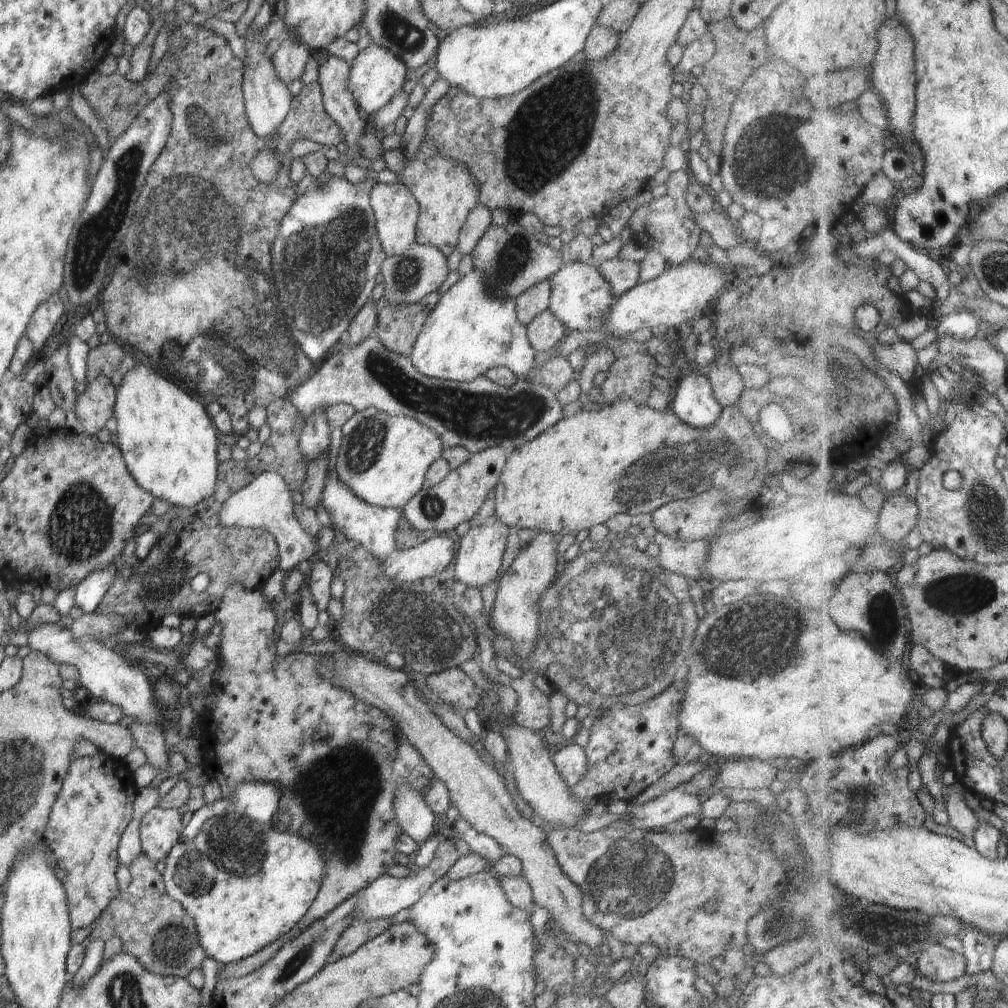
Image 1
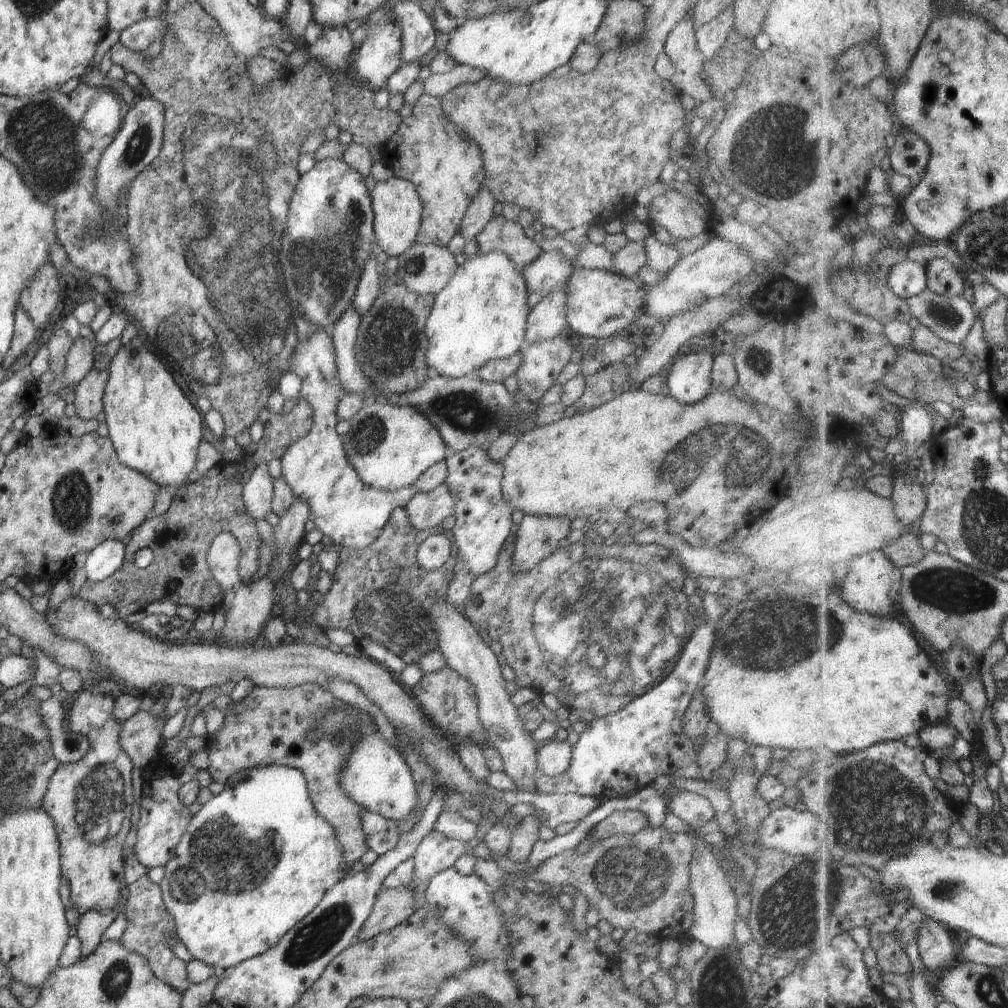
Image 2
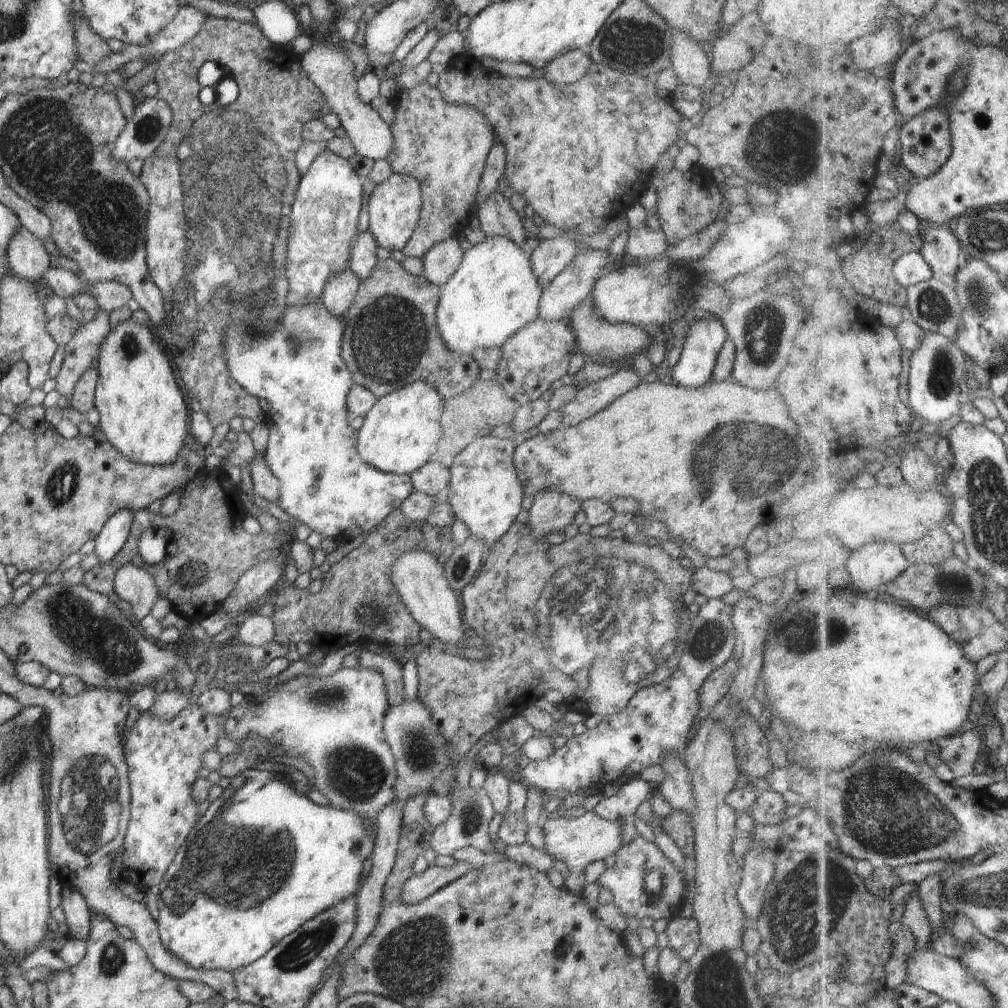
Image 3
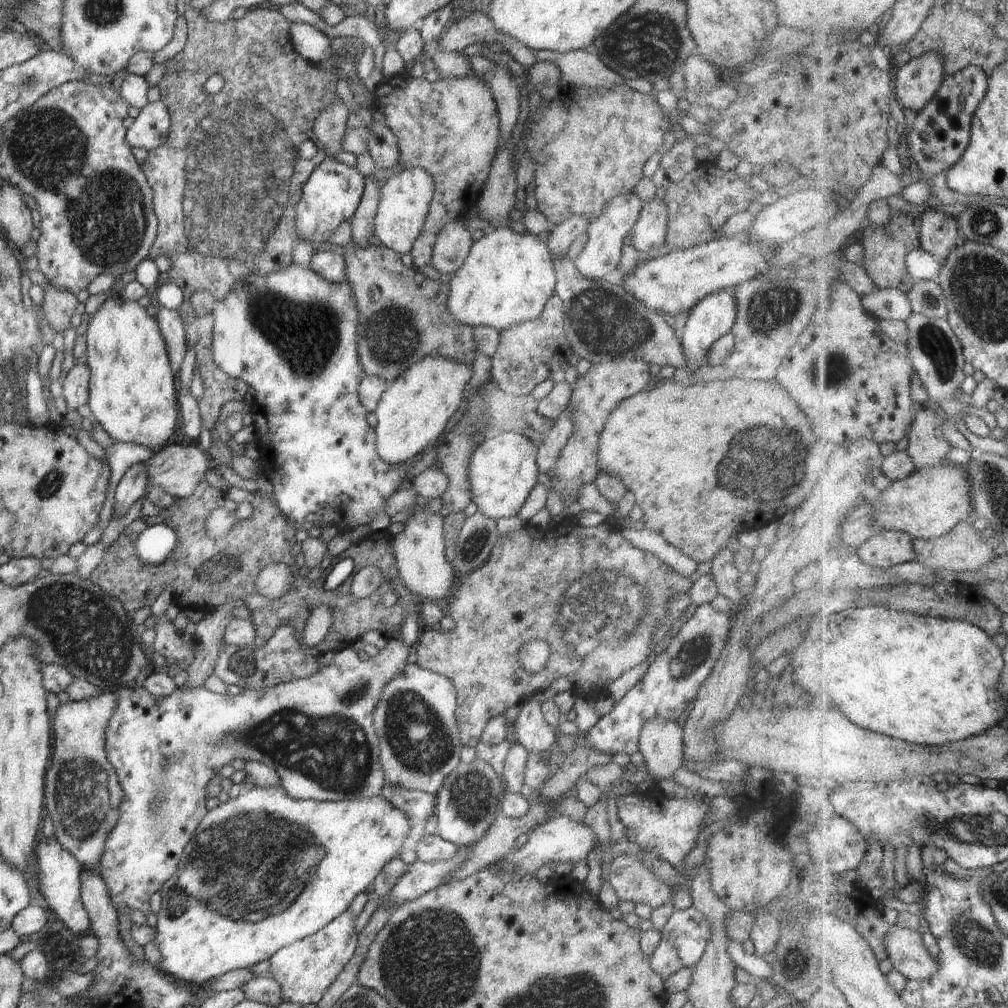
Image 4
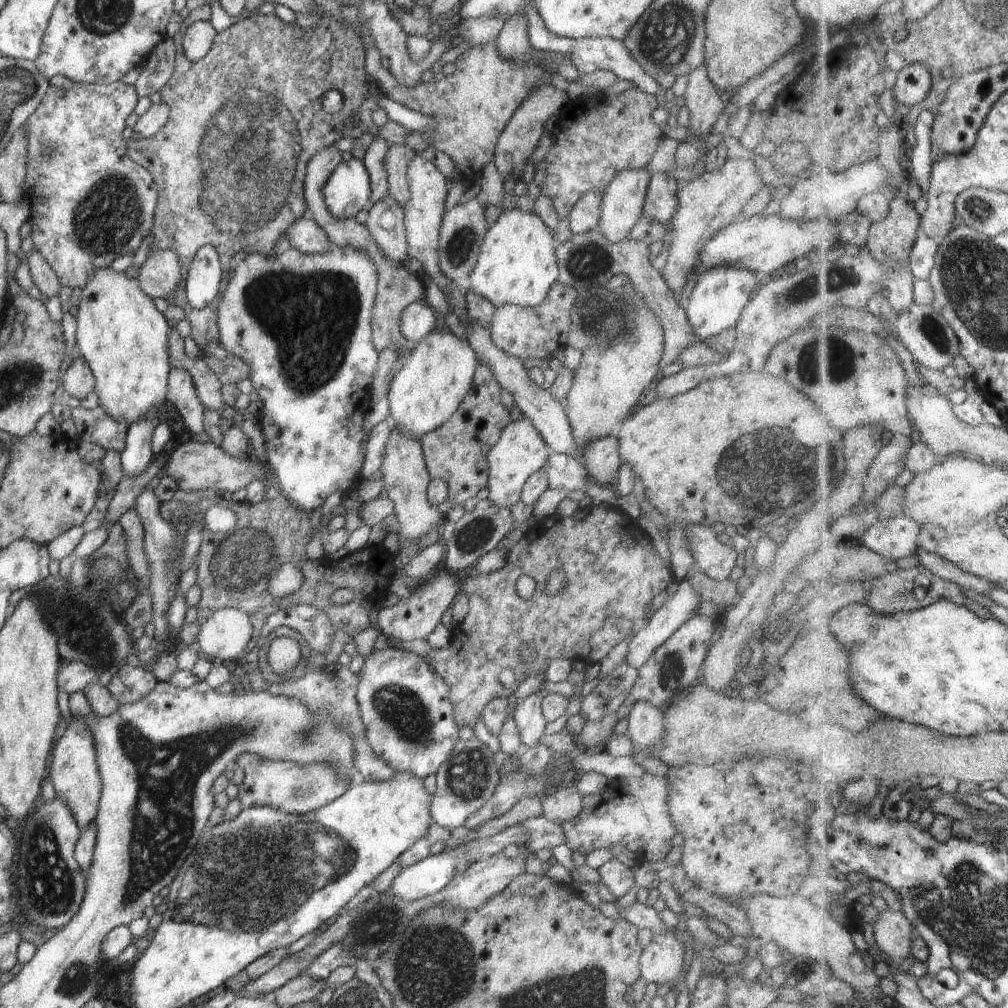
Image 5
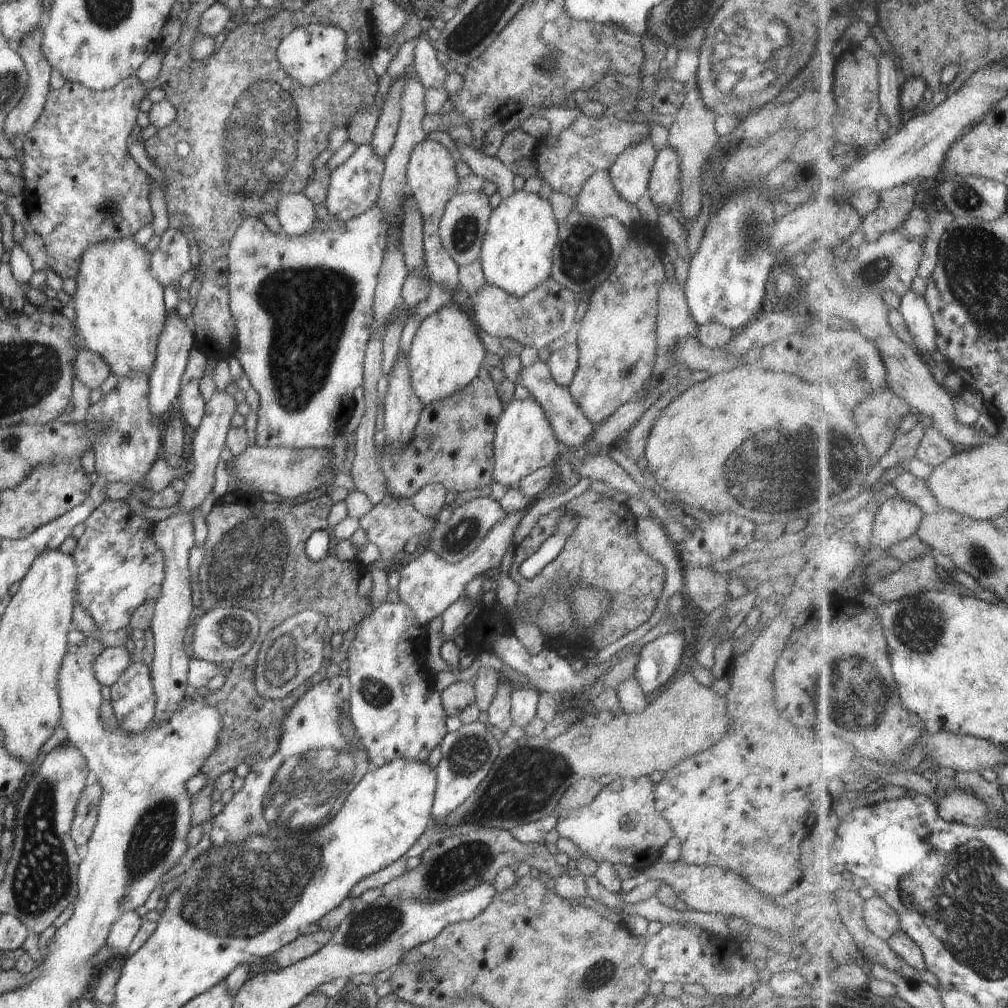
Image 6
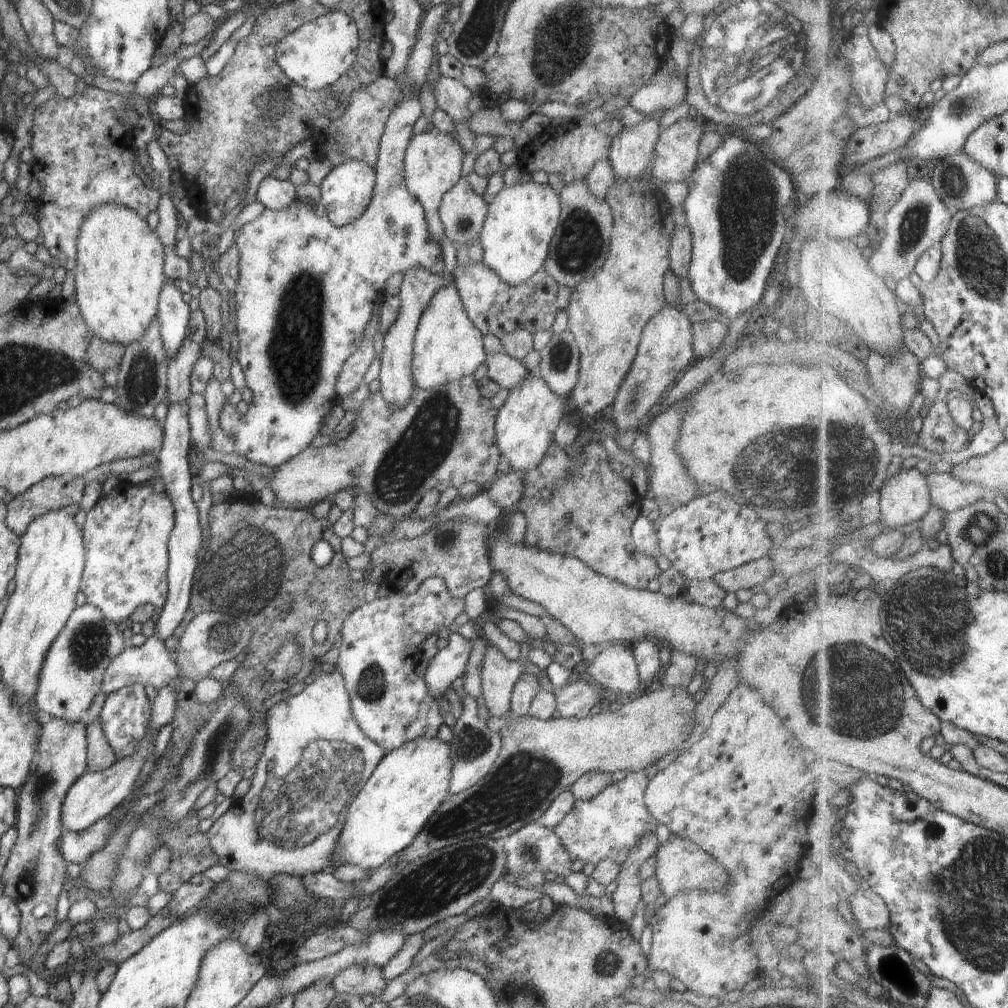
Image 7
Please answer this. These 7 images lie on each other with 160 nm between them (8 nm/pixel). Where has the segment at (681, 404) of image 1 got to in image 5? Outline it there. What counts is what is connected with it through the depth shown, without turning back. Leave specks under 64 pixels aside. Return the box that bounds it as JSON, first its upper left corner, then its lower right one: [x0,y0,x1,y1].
[685,265,758,341]

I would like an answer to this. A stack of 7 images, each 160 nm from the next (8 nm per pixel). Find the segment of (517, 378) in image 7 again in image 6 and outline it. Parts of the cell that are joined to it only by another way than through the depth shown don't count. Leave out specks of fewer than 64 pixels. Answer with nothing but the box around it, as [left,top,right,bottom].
[515,360,596,449]

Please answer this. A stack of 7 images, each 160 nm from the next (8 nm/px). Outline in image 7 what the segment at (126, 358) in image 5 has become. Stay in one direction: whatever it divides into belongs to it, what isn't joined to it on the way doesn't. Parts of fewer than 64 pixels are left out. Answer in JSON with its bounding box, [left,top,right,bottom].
[76,204,165,348]

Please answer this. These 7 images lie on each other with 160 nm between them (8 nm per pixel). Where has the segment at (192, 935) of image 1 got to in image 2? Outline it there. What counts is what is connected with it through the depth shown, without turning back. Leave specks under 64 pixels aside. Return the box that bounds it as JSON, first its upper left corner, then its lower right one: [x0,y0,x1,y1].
[119,872,189,992]

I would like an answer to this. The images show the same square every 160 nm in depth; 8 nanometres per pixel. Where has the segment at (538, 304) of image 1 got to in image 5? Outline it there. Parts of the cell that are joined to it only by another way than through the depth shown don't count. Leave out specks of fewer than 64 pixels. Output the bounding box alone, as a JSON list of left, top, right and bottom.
[567,191,602,235]

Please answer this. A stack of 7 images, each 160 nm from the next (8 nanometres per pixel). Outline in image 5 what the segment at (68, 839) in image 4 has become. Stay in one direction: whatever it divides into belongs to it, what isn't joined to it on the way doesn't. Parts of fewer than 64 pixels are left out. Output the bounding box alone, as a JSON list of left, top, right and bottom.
[48,719,102,832]

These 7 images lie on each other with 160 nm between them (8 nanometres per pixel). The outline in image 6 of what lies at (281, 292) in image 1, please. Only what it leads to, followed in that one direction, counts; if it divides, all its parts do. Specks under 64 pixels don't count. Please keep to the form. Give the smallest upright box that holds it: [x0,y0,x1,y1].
[324,145,384,222]

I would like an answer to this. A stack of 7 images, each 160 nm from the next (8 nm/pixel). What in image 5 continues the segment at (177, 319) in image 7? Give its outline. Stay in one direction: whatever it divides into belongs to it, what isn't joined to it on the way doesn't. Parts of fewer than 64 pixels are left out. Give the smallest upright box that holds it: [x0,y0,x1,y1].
[121,415,161,478]

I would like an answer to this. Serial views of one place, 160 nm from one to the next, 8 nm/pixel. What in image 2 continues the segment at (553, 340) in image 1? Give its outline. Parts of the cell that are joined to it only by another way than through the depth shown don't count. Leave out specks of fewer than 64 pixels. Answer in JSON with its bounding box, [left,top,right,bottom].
[527,287,567,342]

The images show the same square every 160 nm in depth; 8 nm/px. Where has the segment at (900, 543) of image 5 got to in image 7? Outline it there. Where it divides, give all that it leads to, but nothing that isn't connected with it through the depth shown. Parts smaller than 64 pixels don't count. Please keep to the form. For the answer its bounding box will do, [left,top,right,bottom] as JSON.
[881,468,934,529]

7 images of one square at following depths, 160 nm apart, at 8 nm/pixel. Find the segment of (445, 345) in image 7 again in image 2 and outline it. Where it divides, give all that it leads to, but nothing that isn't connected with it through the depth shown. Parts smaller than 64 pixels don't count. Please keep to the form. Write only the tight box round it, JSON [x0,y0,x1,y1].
[341,404,446,490]

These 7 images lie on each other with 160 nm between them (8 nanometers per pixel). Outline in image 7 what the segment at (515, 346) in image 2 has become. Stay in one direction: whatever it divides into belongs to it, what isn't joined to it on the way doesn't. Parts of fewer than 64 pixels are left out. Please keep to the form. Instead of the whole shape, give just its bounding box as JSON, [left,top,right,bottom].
[480,183,561,286]

